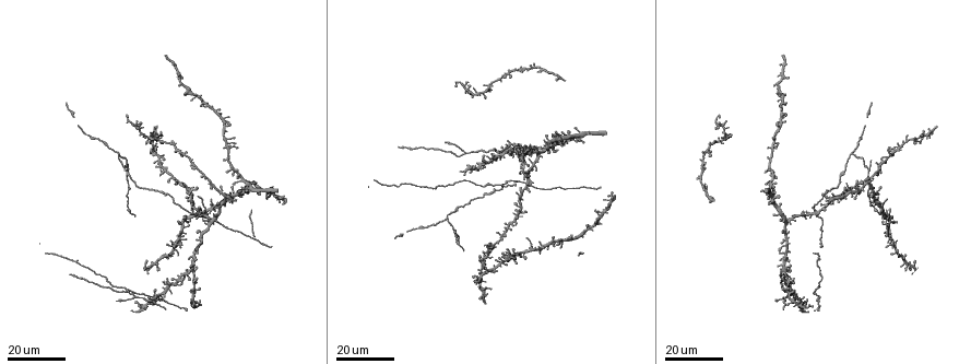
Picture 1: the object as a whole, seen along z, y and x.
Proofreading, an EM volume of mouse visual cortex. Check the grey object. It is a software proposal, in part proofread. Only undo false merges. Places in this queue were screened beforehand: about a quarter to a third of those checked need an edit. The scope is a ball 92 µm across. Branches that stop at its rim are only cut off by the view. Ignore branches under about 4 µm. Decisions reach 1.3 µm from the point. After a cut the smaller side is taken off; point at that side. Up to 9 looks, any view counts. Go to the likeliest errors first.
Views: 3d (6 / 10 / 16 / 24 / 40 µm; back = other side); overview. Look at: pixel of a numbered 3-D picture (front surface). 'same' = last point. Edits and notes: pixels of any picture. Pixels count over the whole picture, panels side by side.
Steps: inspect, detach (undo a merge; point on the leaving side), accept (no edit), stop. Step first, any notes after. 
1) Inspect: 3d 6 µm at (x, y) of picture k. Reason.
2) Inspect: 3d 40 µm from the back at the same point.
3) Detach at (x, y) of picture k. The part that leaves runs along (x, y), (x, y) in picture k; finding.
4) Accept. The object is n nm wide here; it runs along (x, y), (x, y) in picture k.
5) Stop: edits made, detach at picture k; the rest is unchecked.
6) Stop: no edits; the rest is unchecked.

Inspect: 3d 24 µm at (565, 239) of picture 1.

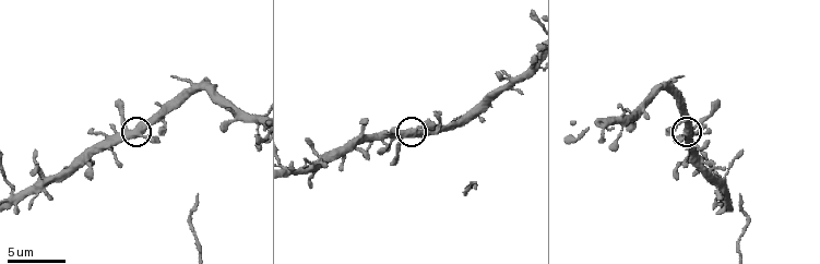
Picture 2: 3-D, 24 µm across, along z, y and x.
Inspect: 3d 10 µm at (415, 131) of picture 2.

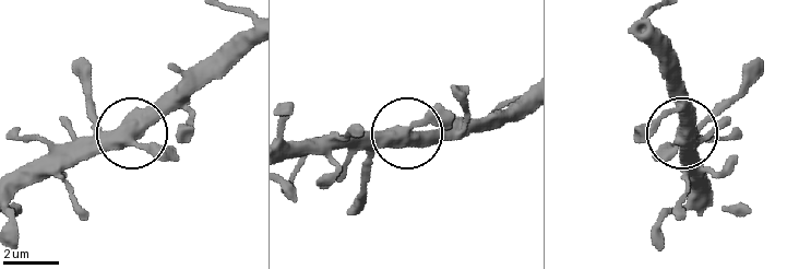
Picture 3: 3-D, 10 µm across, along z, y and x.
Accept. The side arm is 20 µm long; it runs along (14, 191), (169, 114), (191, 116) in picture 3; one cell here.

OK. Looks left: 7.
Inspect: 3d 24 µm at (526, 182) of picture 1. Four arms meet.

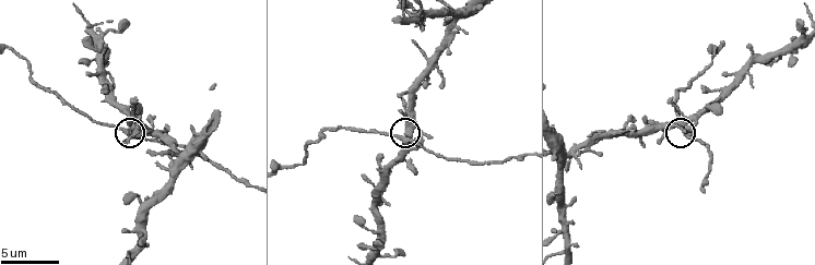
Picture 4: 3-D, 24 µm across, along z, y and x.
Inspect: 3d 6 µm at (408, 133) of picture 4.

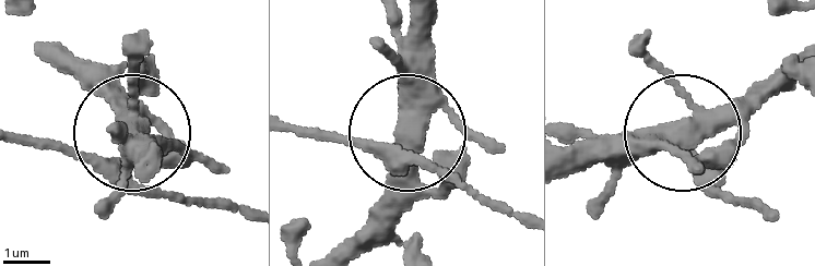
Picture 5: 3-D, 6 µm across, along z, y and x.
Accept. The object is 450 nm wide here; it runs along (430, 13), (430, 60), (403, 134), (326, 142), (290, 130) in picture 5; one cell here.

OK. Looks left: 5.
Inspect: 3d 16 µm at (191, 283) of picture 1. Looks like a crossing.

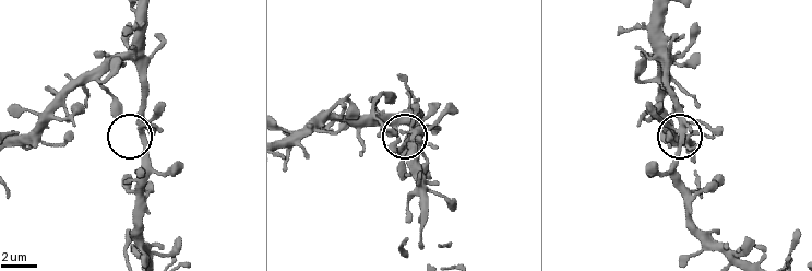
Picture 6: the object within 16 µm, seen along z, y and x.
Inspect: 3d 10 µm at (677, 130) of picture 6.

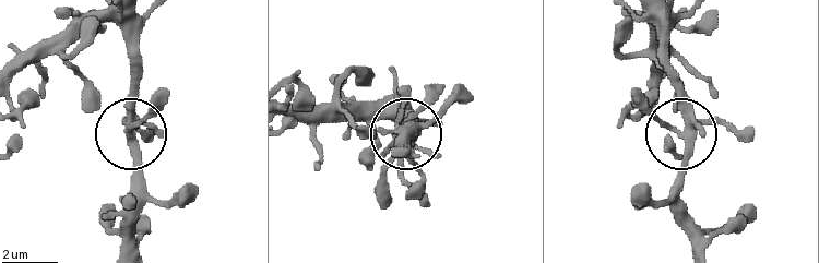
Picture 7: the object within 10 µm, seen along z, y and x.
Accept. It runs along (132, 15), (132, 133), (165, 96) in picture 7; all the same cell.

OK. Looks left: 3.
Inspect: 3d 16 µm at (851, 154) of picture 1. Three-way junction.

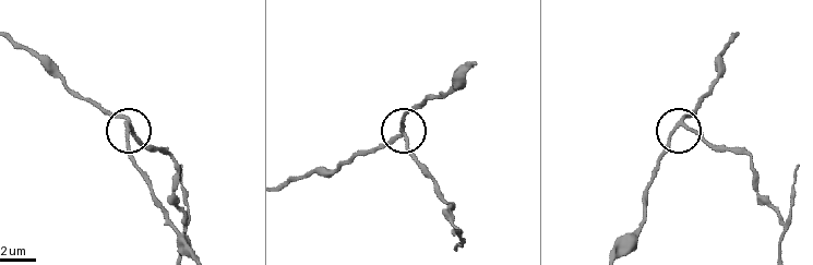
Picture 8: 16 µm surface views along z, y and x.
Inspect: 3d 10 µm at (682, 124) of picture 8.

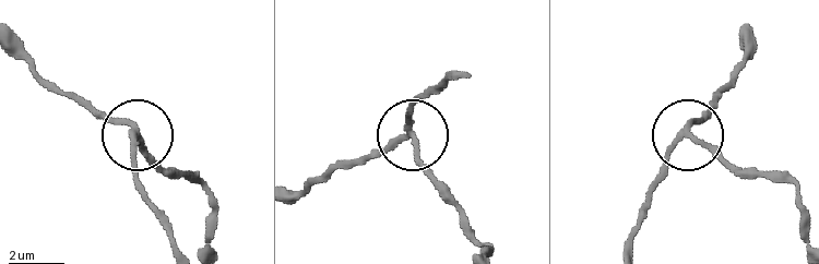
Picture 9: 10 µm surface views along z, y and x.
Detach at (150, 157) of picture 9. The object is 190 nm wide here; the part that leaves runs along (135, 133), (159, 164), (190, 176), (206, 194), (211, 251) in picture 9; two cells meet here.

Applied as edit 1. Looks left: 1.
Stop: edits made, detach at picture 9; the rest is unchecked.

